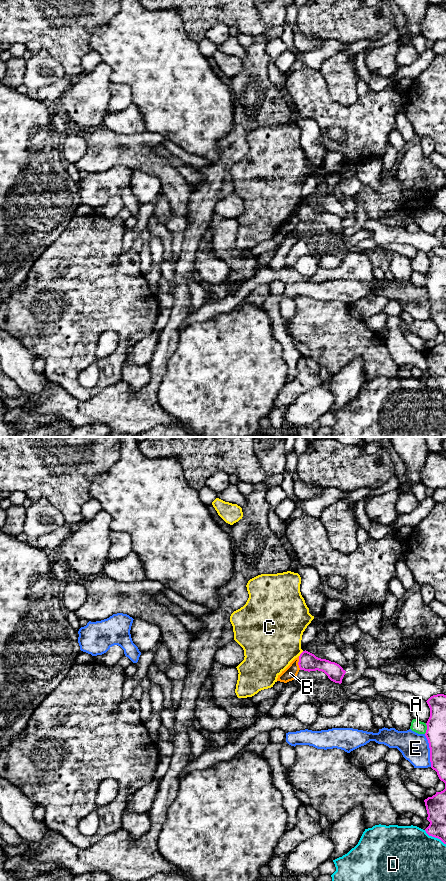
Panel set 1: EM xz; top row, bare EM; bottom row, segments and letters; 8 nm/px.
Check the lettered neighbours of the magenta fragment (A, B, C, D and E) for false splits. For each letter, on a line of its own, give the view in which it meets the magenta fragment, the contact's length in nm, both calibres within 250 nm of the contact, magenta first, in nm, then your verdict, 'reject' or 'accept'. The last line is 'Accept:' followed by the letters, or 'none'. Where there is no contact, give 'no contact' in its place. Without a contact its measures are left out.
A: xz | 90 nm | 320/100 nm | reject
B: xz | 110 nm | 140/110 nm | reject
C: xz | 60 nm | 140/460 nm | reject
D: xz | 220 nm | 320/500 nm | reject
E: xz | 280 nm | 320/220 nm | reject
Accept: none

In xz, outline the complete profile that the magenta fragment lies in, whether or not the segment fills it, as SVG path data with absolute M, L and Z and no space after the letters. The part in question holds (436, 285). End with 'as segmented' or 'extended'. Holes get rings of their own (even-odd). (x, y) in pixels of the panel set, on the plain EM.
M433 247L426 254L430 269L425 288L430 300L431 320L445 335L445 341L424 352L430 374L425 383L447 397L447 248Z; as segmented

